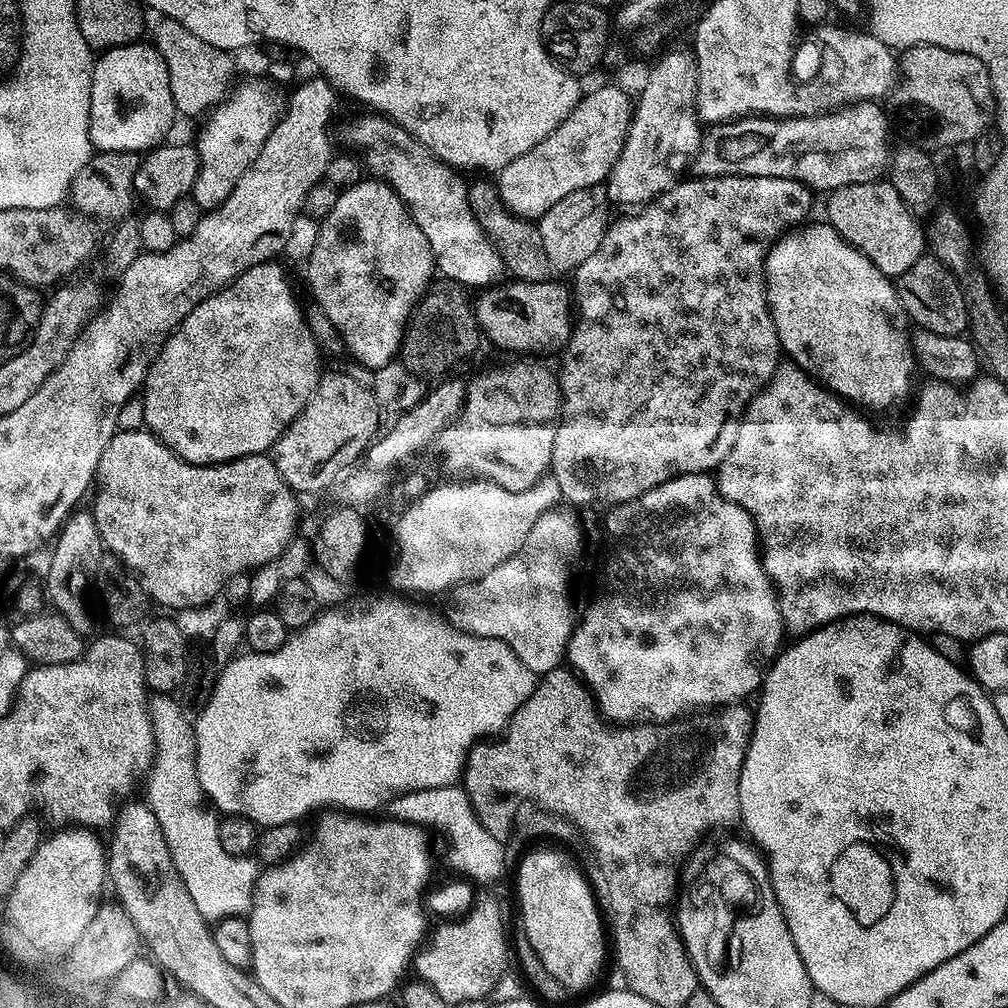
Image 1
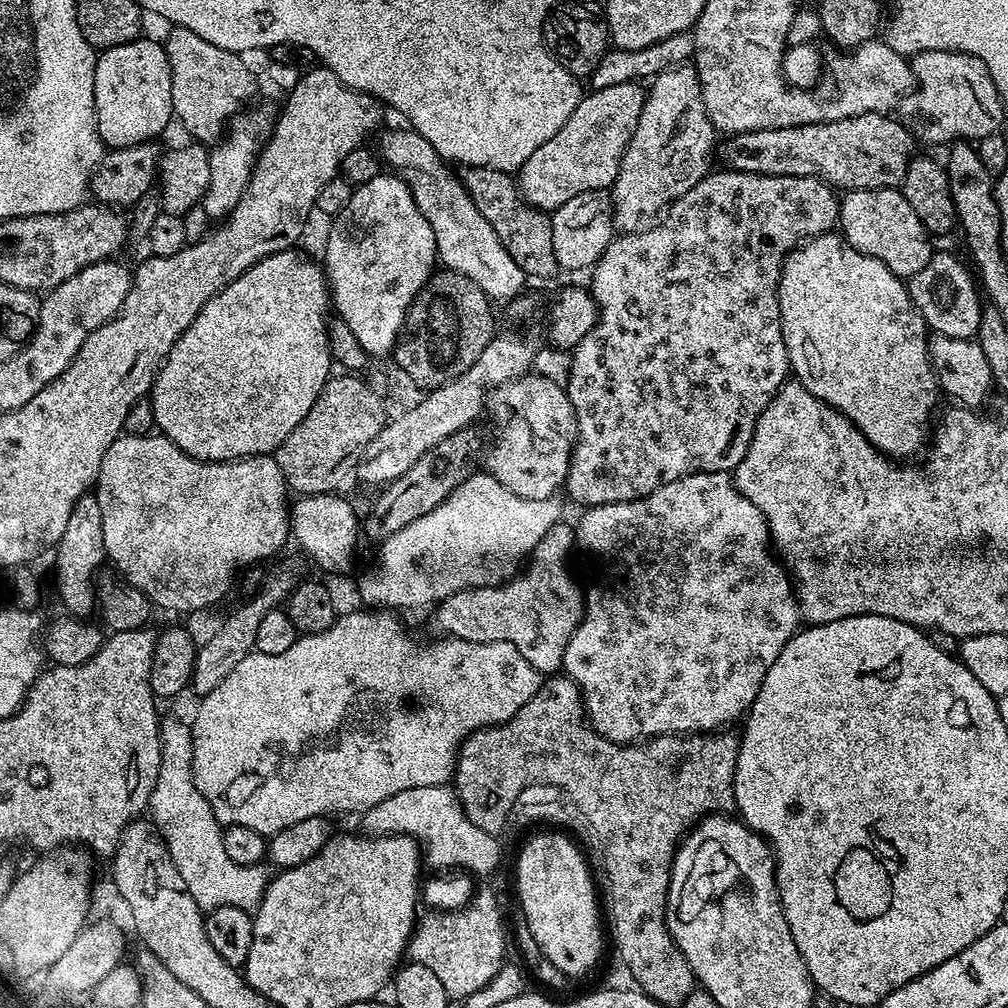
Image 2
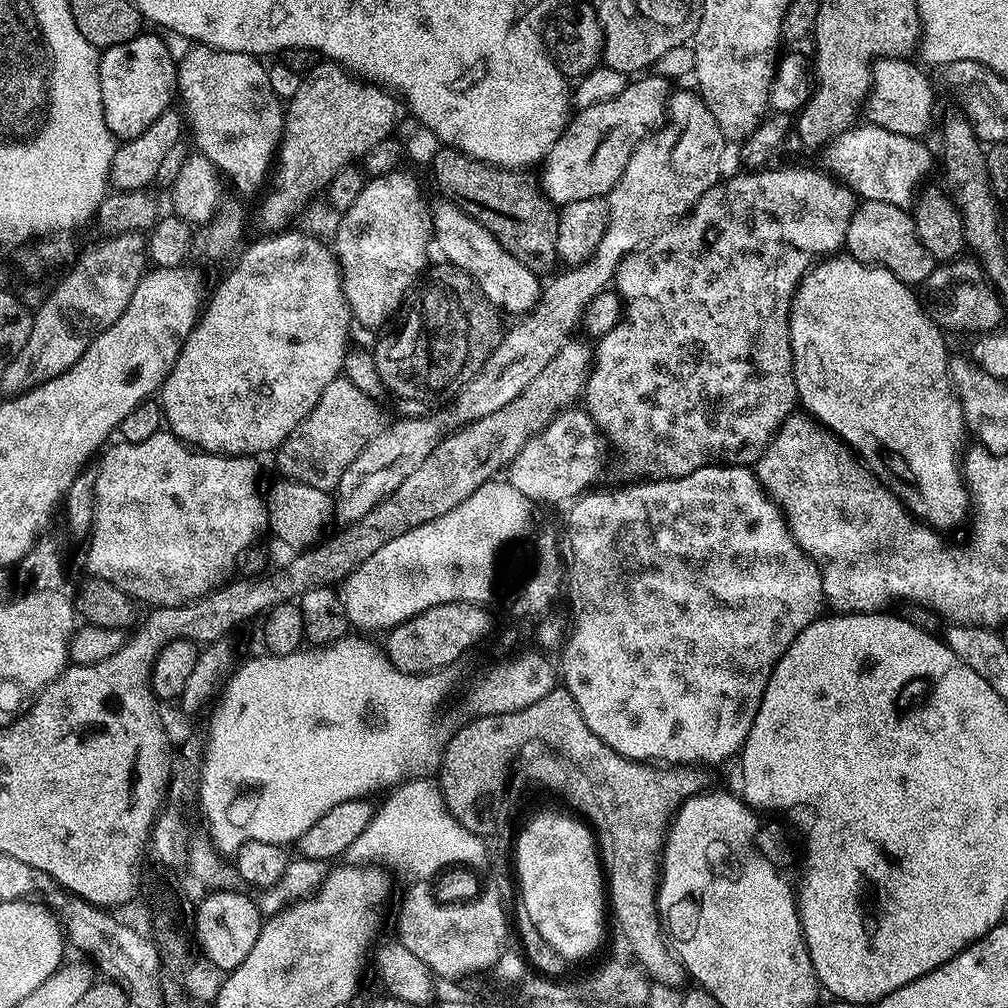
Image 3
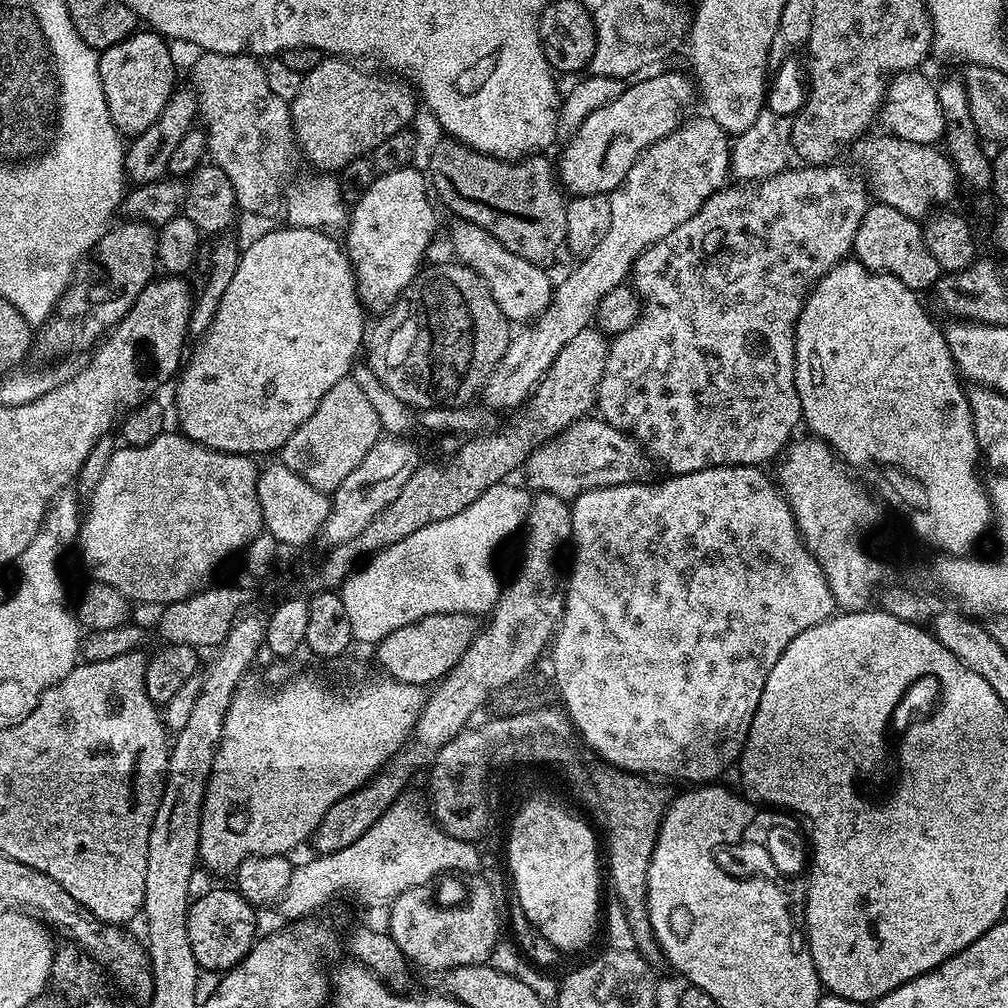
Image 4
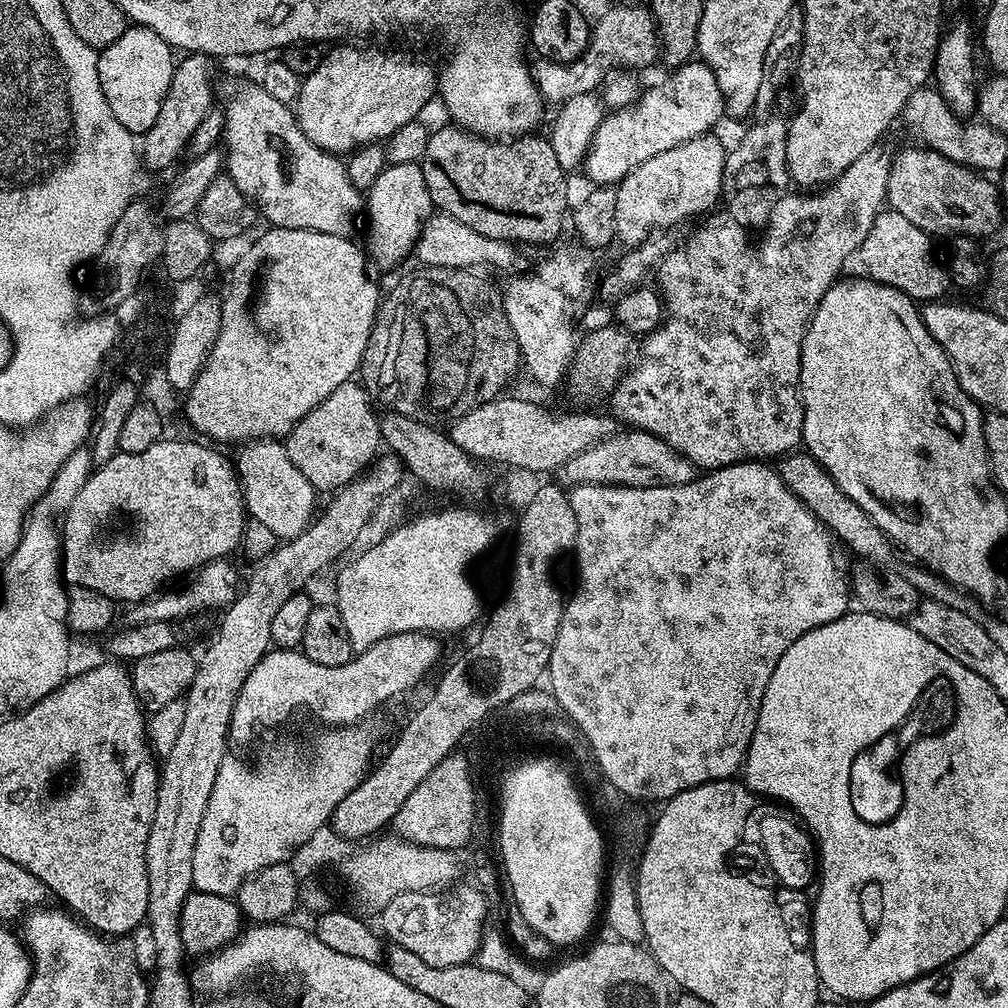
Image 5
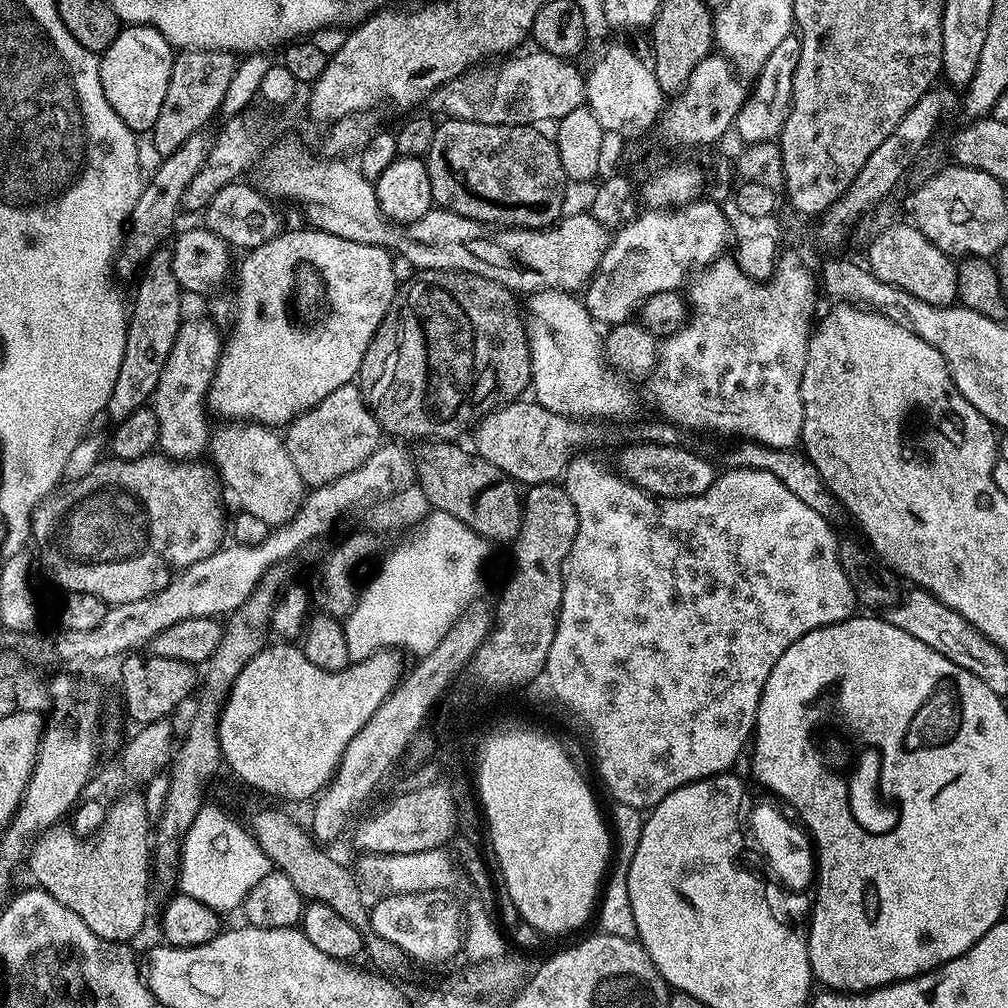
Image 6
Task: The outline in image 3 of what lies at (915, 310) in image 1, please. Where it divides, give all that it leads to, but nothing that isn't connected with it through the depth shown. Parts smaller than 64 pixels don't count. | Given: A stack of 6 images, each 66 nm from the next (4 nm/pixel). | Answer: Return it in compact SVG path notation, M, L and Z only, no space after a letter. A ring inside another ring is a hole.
M955 258L940 262L933 267L932 273L924 279L922 285L922 303L929 318L945 333L976 332L992 334L997 331L1000 319L1006 316L992 283L975 259Z

